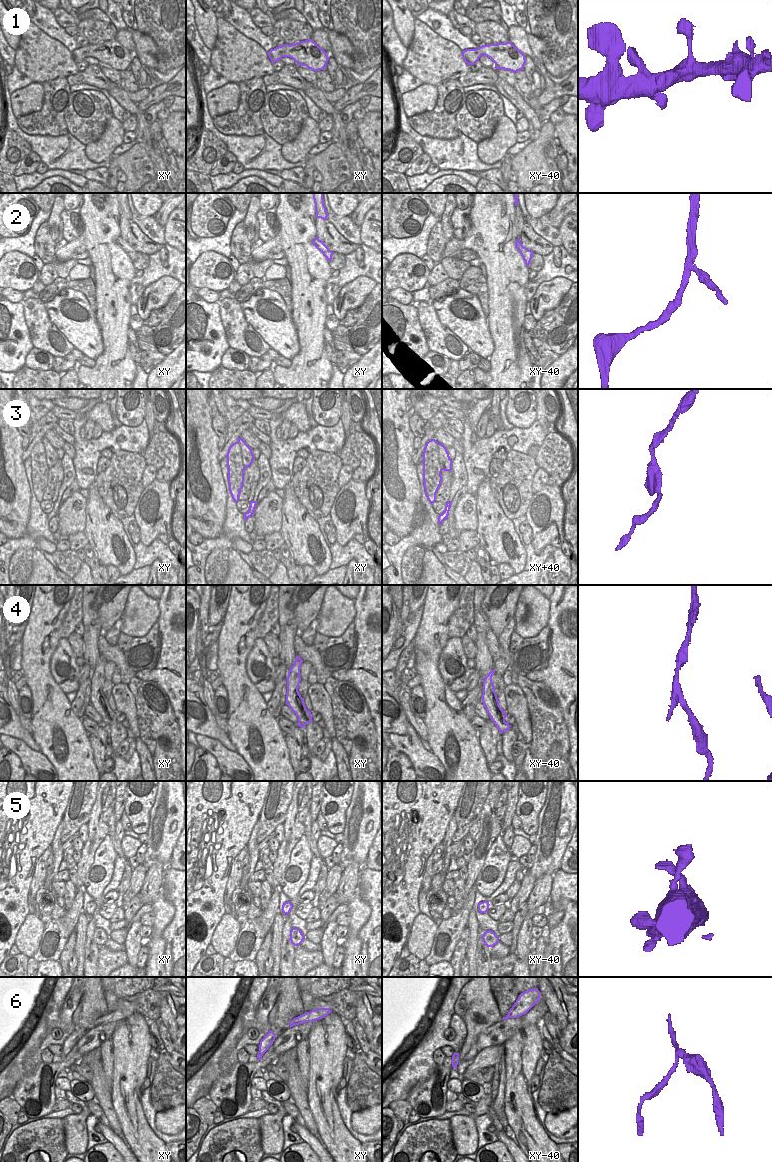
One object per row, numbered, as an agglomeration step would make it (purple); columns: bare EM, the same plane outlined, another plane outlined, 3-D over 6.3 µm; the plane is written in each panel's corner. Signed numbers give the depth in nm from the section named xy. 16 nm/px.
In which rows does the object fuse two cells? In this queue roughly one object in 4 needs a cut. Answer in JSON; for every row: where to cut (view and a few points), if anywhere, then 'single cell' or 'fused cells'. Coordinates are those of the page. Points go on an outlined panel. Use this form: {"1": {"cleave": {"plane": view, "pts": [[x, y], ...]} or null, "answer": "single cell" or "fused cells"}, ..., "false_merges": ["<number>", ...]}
{"1": {"cleave": null, "answer": "single cell"}, "2": {"cleave": {"plane": "xy", "pts": [[316, 238], [319, 250]]}, "answer": "fused cells"}, "3": {"cleave": null, "answer": "single cell"}, "4": {"cleave": {"plane": "xy", "pts": [[288, 679], [287, 690]]}, "answer": "fused cells"}, "5": {"cleave": null, "answer": "single cell"}, "6": {"cleave": {"plane": "xy", "pts": [[267, 1033], [268, 1039], [264, 1051]]}, "answer": "fused cells"}, "false_merges": ["2", "4", "6"]}

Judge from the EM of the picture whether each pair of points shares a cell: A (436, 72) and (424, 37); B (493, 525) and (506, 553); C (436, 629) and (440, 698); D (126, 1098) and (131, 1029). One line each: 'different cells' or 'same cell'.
A: same cell
B: same cell
C: same cell
D: same cell

